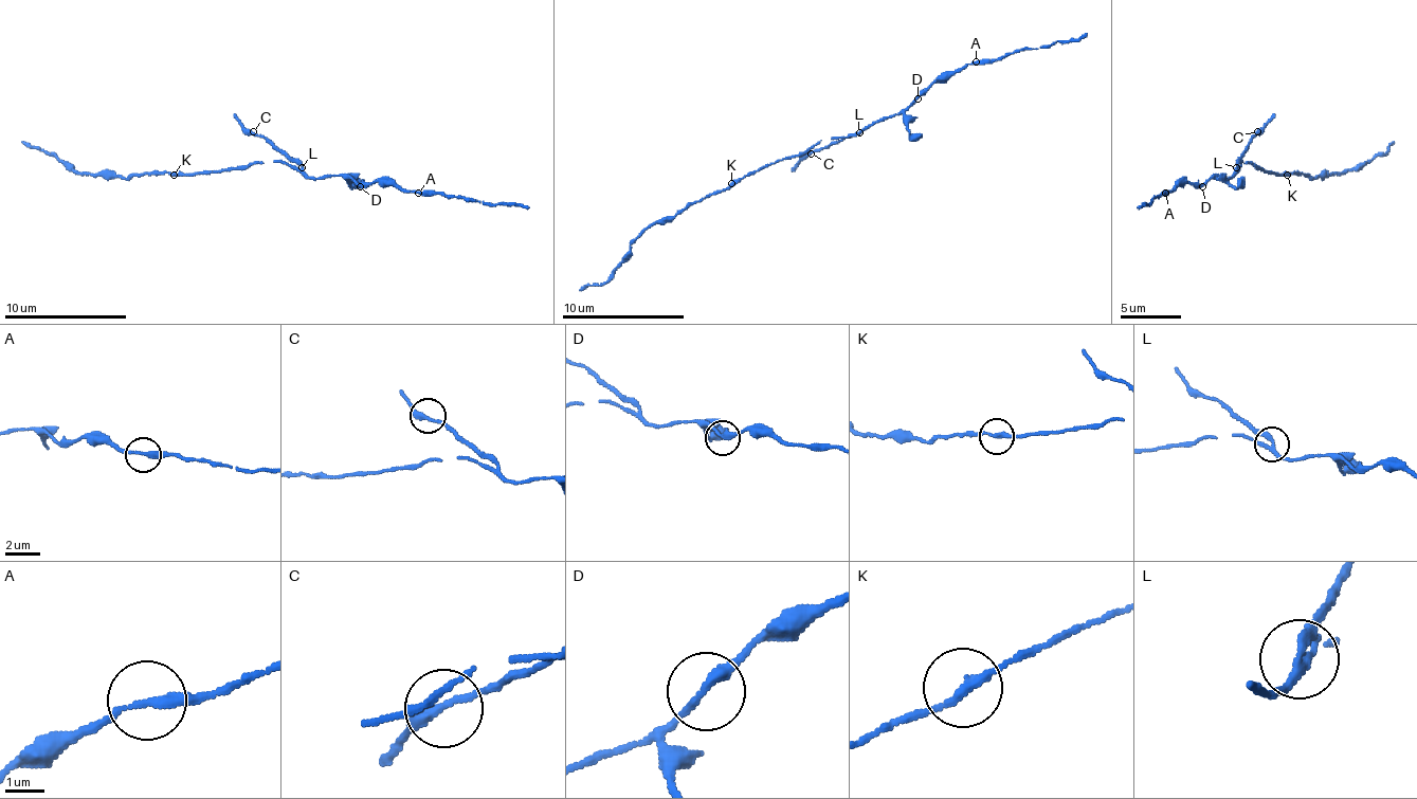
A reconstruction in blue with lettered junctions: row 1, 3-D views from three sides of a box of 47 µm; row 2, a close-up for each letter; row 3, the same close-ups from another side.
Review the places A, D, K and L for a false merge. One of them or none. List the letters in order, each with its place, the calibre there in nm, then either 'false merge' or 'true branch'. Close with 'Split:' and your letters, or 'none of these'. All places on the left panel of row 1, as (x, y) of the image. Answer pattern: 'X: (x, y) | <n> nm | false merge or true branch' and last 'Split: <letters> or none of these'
A: (418, 193) | 240 nm | true branch
D: (360, 186) | 260 nm | true branch
K: (174, 175) | 220 nm | true branch
L: (302, 167) | 240 nm | false merge
Split: L

